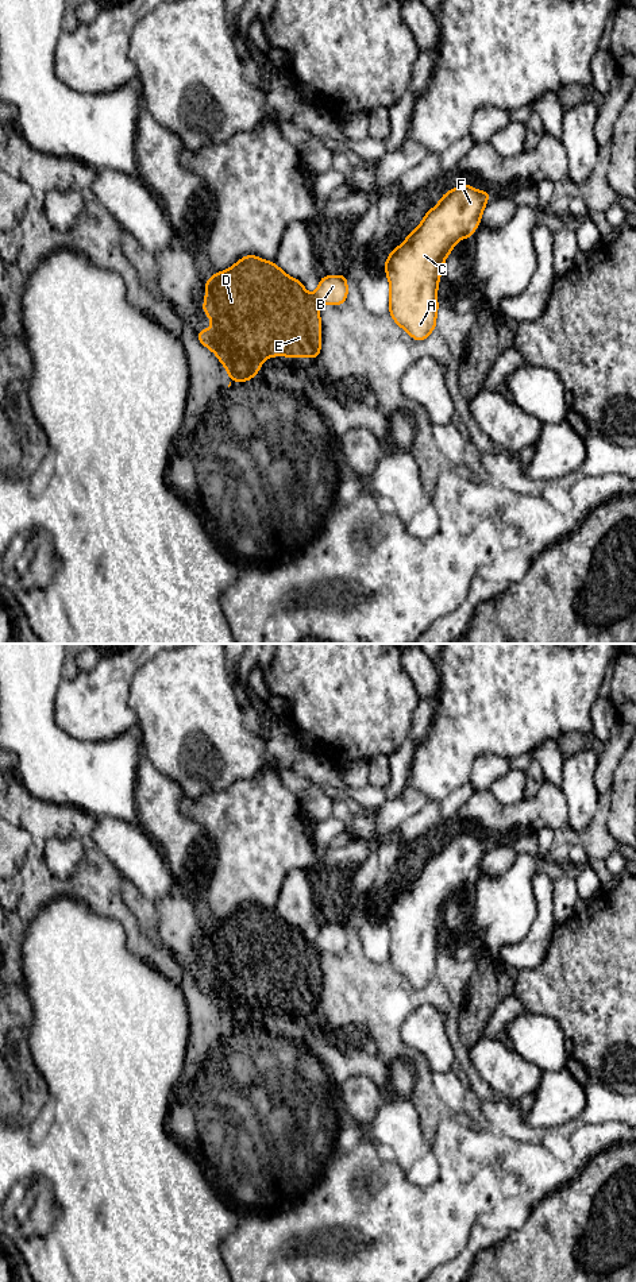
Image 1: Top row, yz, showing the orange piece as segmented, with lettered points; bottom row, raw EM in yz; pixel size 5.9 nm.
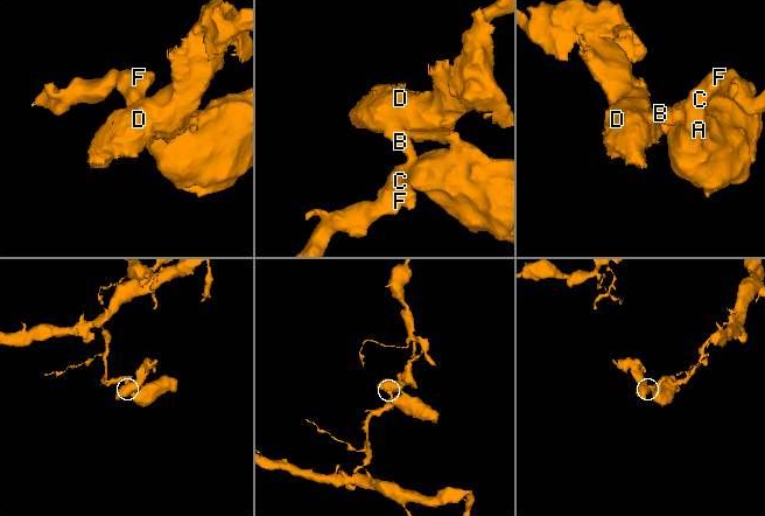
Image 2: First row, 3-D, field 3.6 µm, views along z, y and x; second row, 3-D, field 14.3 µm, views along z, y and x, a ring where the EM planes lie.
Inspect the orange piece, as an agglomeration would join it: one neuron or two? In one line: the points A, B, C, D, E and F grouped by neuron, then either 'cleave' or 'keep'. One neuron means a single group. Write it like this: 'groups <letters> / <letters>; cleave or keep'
groups A B C D E F; keep

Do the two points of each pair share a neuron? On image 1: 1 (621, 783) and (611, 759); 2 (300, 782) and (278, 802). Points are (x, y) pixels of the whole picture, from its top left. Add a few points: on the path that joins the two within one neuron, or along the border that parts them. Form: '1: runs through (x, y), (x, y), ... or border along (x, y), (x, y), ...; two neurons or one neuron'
1: border along (621, 756), (609, 791); two neurons
2: border along (274, 768), (282, 783), (299, 799); two neurons

